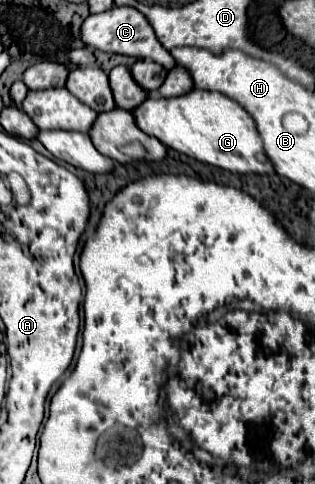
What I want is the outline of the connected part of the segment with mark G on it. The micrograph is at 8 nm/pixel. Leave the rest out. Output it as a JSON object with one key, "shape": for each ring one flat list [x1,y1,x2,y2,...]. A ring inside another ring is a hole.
{"shape":[[191,90,179,98,161,98,149,96,147,102,131,110,135,124,149,134,161,140,165,146,183,152,199,162,231,170,237,174,271,174,273,166,263,154,261,136,255,130,253,118,231,98,225,98,217,92]]}

